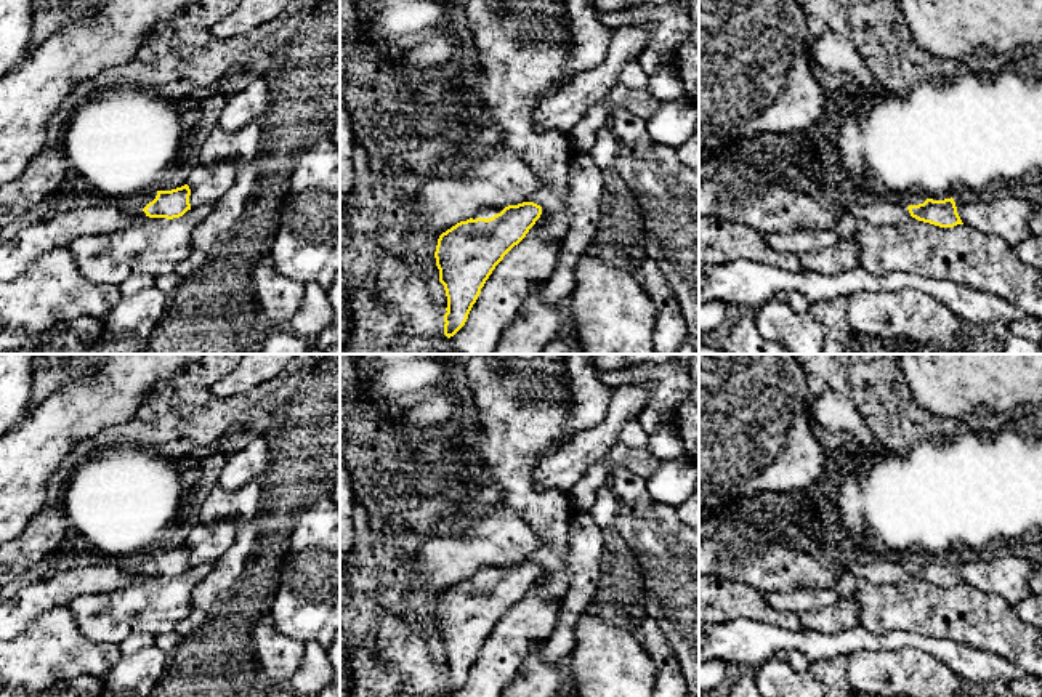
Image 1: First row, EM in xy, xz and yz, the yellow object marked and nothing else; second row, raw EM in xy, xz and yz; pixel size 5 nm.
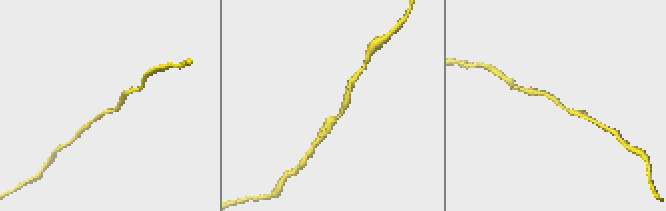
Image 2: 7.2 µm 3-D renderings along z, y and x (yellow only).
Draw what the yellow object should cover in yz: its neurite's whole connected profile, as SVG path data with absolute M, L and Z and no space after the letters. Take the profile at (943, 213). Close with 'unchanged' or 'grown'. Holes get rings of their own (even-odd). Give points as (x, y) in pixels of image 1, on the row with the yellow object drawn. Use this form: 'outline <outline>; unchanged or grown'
outline M952 197L944 200L927 199L923 203L909 205L907 210L912 218L939 228L963 224Z; unchanged

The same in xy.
outline M188 184L172 191L157 191L155 199L143 212L149 218L180 218L191 210L189 195L191 189Z; unchanged

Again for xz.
outline M523 202L508 205L487 220L460 221L439 236L434 258L447 296L447 338L465 325L495 266L526 237L540 215L540 205Z; unchanged

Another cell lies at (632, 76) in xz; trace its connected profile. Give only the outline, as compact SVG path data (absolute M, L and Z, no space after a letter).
M636 61L625 64L619 75L619 83L628 88L646 90L648 82L649 75L643 71L643 67Z

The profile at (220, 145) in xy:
M253 122L237 131L226 131L216 125L208 133L194 159L202 165L213 165L231 159L237 159L245 163L255 160L260 143L260 122Z

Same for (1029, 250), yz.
M1029 236L1026 240L1013 247L1016 256L1026 264L1042 272L1042 237Z

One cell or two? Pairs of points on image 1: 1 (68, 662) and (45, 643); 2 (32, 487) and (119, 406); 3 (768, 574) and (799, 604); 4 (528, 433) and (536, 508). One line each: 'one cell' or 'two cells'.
1: one cell
2: one cell
3: two cells
4: one cell

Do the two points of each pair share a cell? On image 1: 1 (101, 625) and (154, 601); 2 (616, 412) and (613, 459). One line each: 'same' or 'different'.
1: same
2: different

